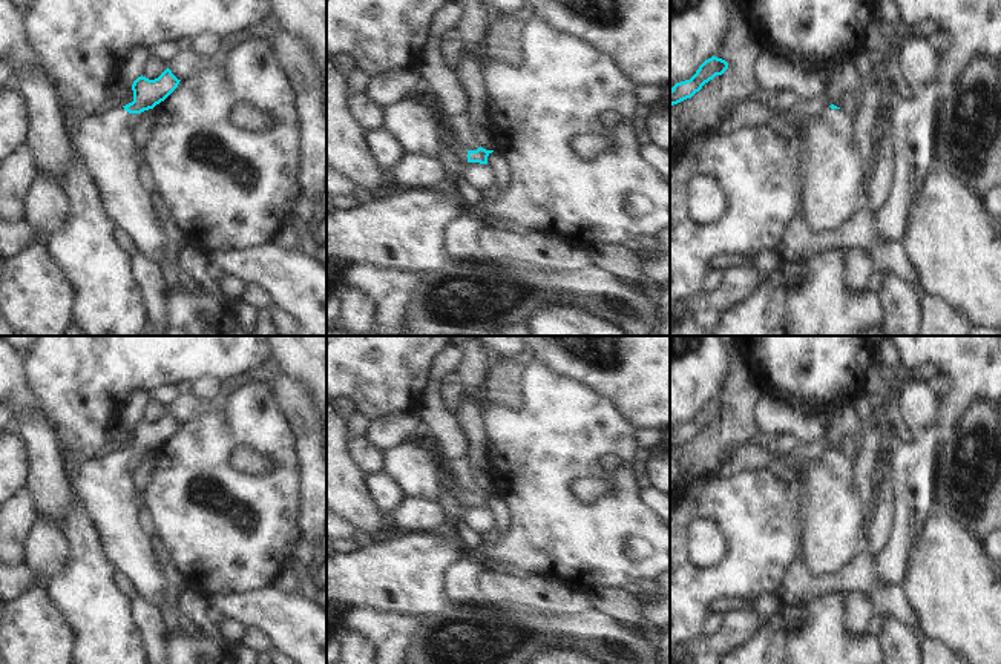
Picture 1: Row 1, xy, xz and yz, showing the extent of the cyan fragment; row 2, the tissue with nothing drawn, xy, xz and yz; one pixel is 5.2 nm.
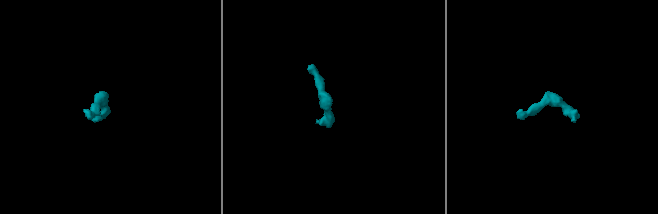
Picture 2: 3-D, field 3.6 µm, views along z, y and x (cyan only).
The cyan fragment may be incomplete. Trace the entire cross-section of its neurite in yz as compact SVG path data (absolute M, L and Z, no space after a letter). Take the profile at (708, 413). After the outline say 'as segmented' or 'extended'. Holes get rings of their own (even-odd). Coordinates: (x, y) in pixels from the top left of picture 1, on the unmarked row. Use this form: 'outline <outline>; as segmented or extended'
outline M713 399L711 402L705 403L690 423L676 426L670 432L670 449L691 442L705 426L713 423L716 419L722 419L727 413L728 406L722 402Z; as segmented

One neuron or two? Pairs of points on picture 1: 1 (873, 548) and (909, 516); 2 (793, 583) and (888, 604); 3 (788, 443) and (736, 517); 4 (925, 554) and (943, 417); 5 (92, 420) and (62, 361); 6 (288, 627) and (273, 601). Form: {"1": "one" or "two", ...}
{"1": "two", "2": "one", "3": "two", "4": "two", "5": "one", "6": "one"}

